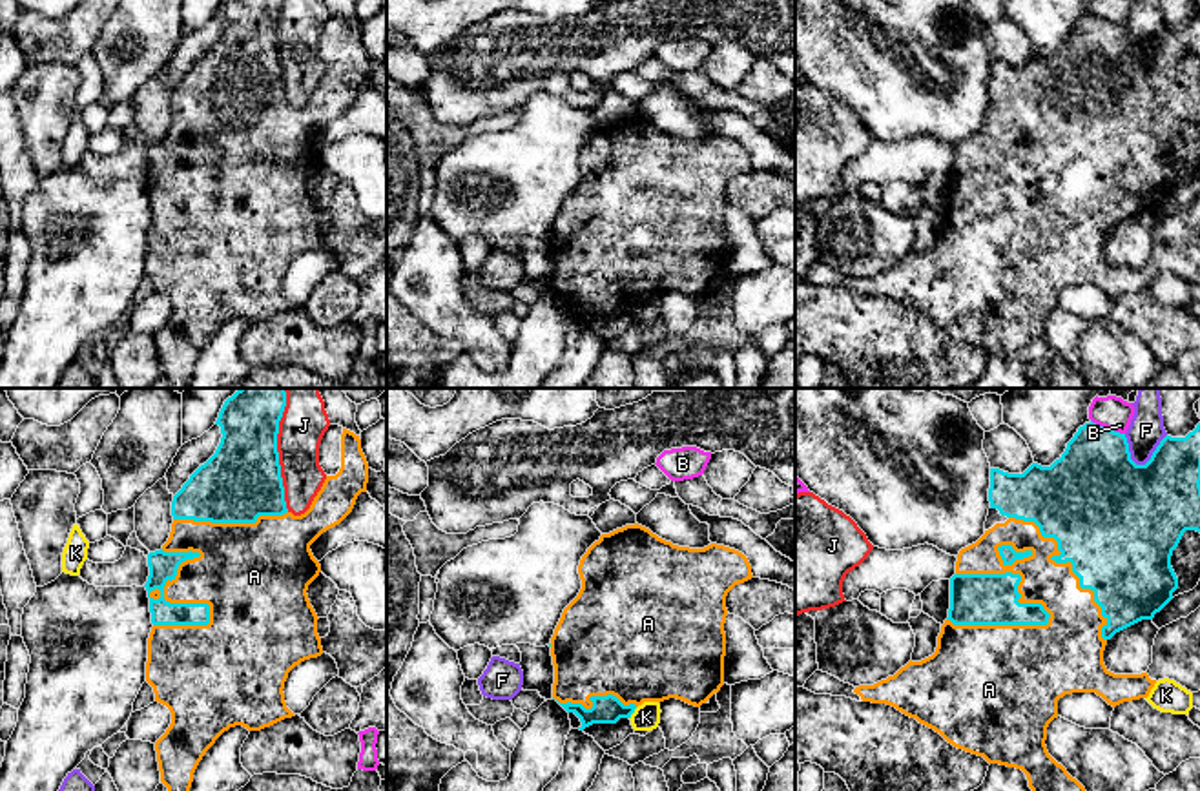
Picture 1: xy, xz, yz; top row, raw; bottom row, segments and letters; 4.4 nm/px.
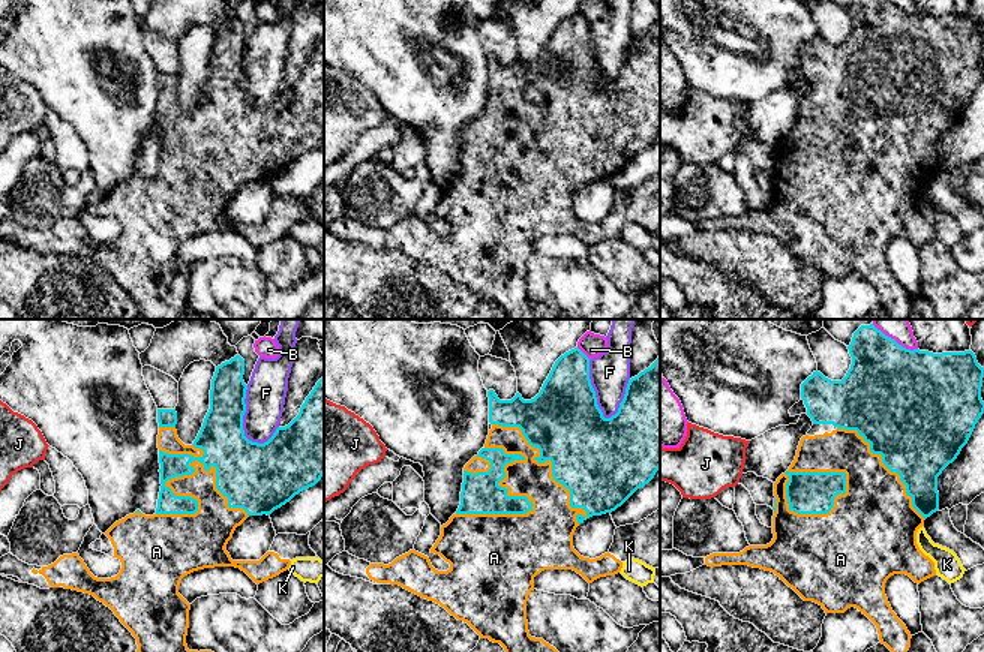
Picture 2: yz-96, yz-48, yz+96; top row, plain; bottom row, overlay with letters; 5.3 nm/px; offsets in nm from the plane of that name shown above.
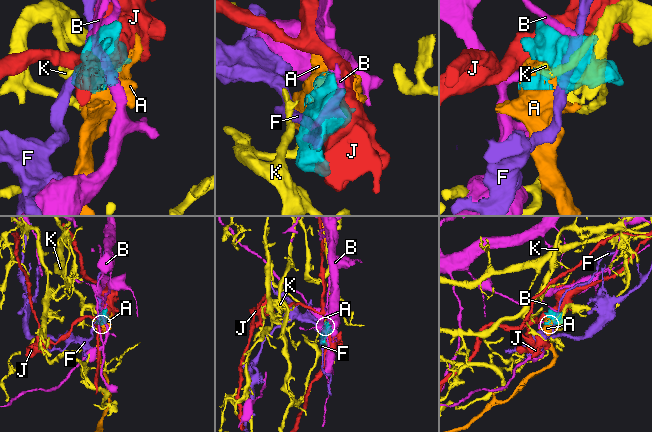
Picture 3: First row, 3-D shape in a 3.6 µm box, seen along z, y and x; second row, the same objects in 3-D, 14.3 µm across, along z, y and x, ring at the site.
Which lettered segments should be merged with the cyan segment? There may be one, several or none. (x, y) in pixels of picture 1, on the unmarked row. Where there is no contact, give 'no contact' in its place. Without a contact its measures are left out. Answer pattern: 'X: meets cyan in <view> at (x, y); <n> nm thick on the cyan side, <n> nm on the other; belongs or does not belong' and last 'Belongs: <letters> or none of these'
A: meets cyan in xy at (165, 175); 130 nm thick on the cyan side, 260 nm on the other; belongs
B: meets cyan in yz at (1107, 20); 380 nm thick on the cyan side, 110 nm on the other; does not belong
F: meets cyan in yz at (1151, 48); 420 nm thick on the cyan side, 160 nm on the other; does not belong
J: meets cyan in xy at (278, 51); 340 nm thick on the cyan side, 190 nm on the other; does not belong
K: meets cyan in xz at (633, 303); 130 nm thick on the cyan side, 120 nm on the other; does not belong
Belongs: A

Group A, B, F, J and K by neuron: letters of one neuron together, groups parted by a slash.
A / B / F / J / K

